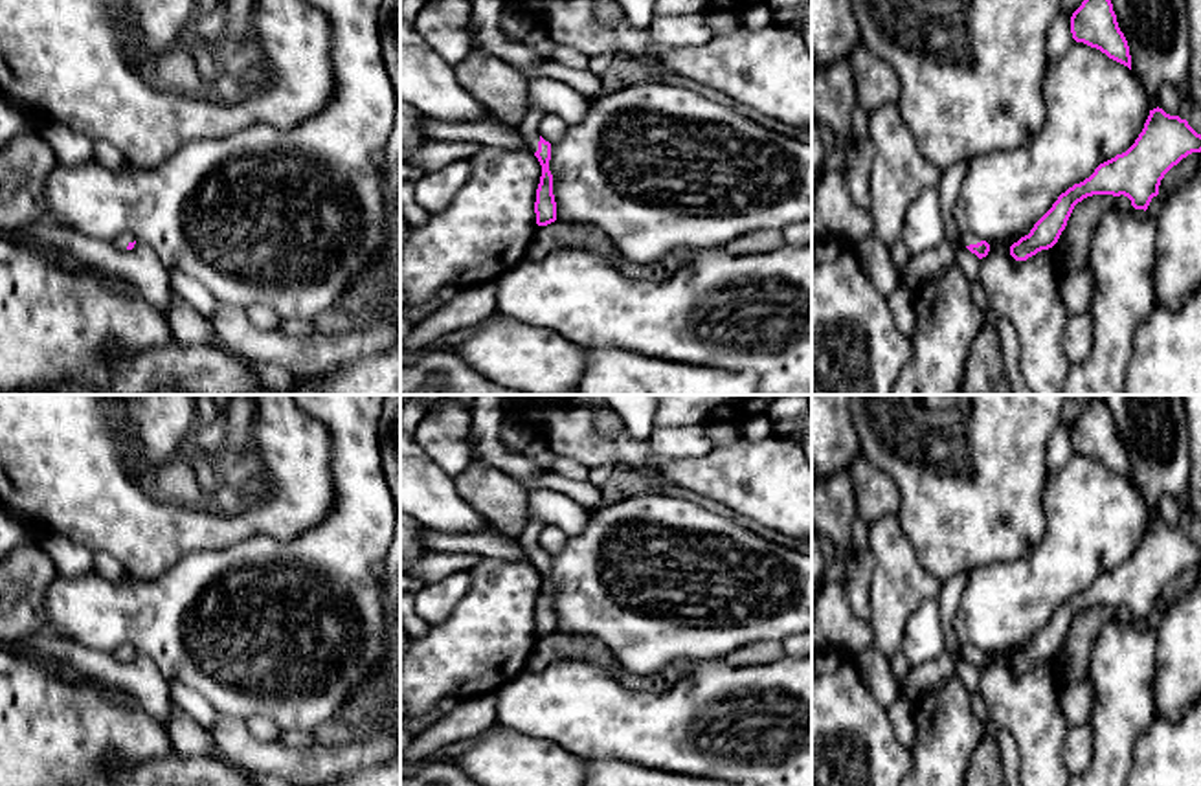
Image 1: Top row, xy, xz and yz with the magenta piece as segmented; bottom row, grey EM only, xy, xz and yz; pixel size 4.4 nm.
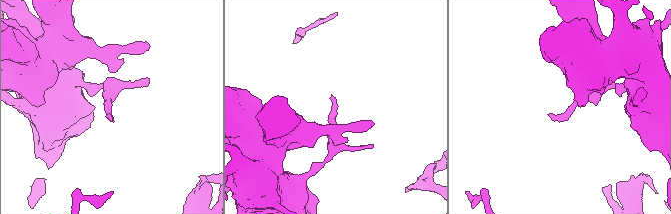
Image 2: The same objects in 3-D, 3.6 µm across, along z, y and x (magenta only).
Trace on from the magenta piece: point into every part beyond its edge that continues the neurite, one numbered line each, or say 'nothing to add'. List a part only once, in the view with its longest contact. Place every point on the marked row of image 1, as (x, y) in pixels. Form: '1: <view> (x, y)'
1: xz (529, 127)

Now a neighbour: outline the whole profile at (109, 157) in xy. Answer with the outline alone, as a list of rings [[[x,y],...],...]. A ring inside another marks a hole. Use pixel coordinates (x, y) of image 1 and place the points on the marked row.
[[[95,140],[92,143],[94,143],[97,162],[103,167],[107,167],[112,173],[119,173],[127,167],[127,163],[129,163],[127,158],[112,143],[108,143],[105,140]]]

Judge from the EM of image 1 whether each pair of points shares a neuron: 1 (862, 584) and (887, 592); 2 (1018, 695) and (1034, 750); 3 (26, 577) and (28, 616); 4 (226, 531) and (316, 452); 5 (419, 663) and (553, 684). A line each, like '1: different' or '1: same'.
1: different
2: same
3: same
4: same
5: different

